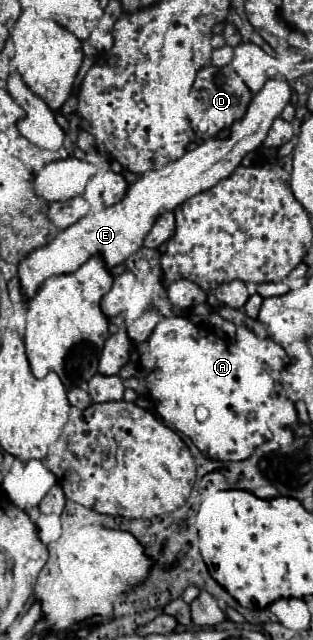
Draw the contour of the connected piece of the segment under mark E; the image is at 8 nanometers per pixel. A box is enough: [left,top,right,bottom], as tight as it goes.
[18,80,290,312]

